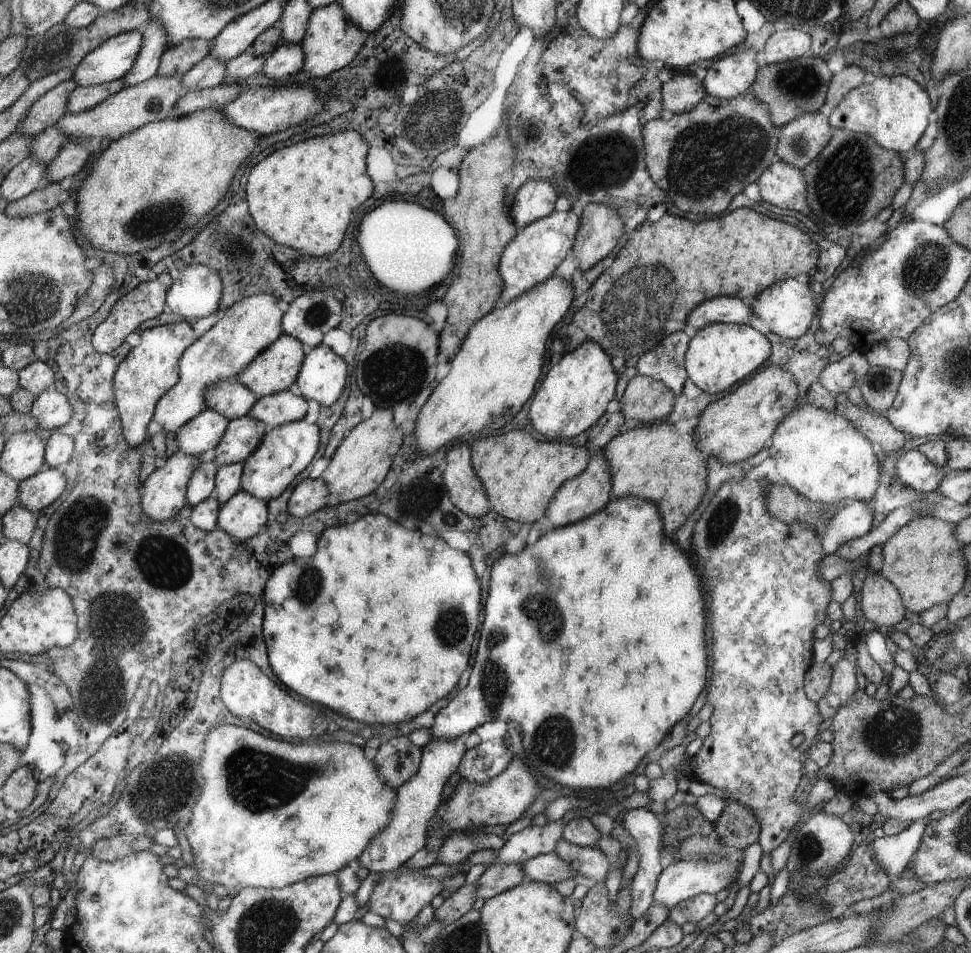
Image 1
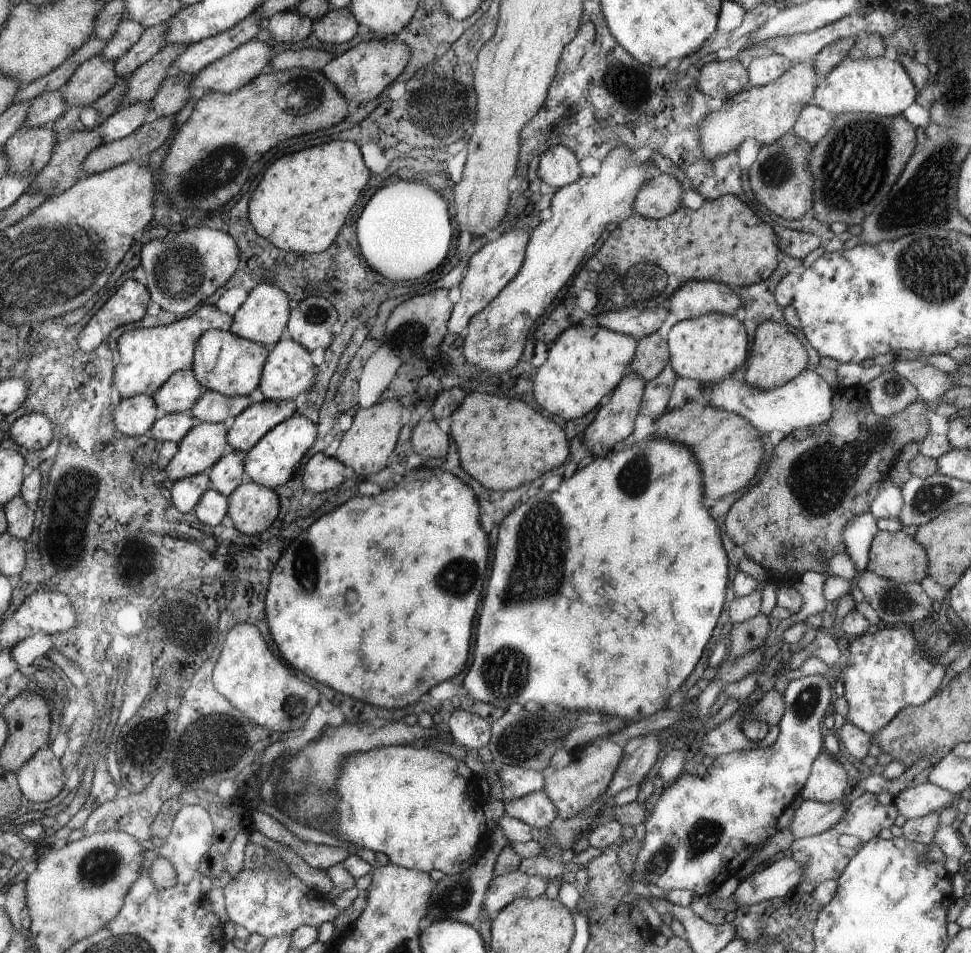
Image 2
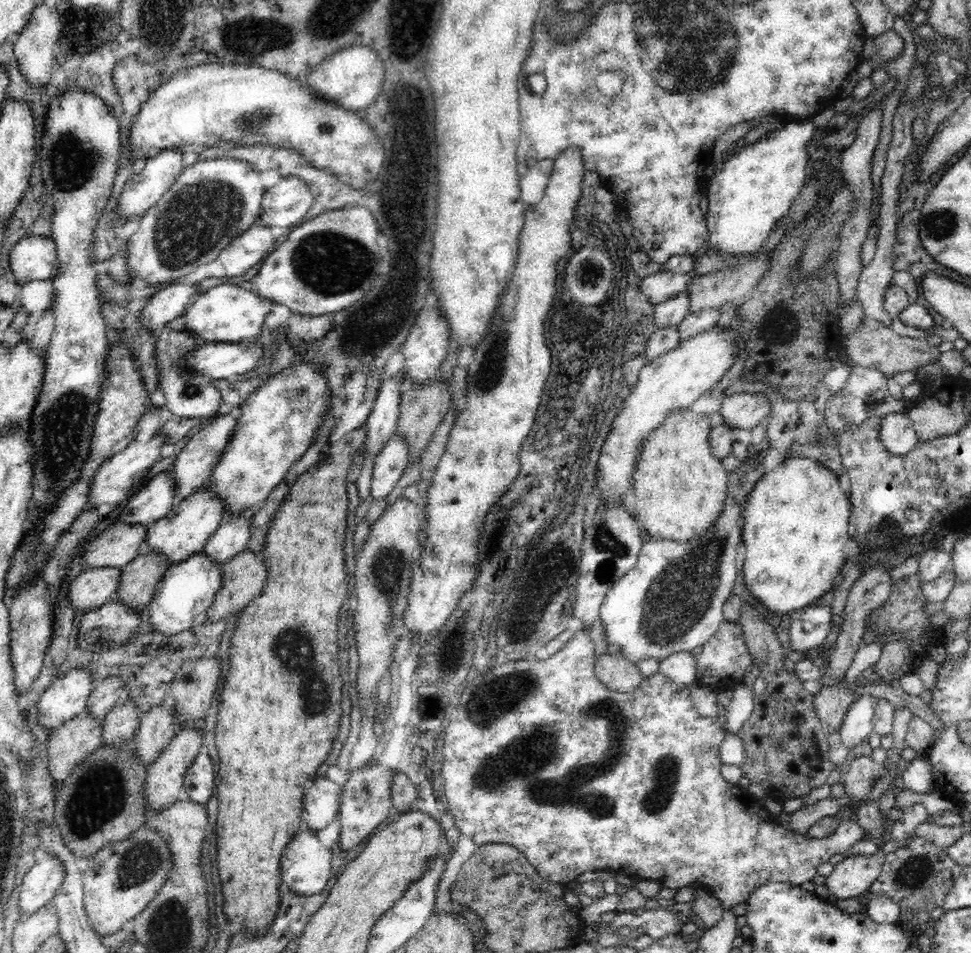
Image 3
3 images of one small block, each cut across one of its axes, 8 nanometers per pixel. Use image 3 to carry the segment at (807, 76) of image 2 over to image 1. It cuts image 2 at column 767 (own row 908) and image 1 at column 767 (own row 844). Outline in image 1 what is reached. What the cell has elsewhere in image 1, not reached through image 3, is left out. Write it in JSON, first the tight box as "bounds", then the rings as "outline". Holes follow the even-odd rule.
{"bounds":[643,94,781,214],"outline":[[[707,94],[704,100],[700,101],[690,112],[675,115],[672,119],[666,121],[661,118],[654,119],[652,122],[647,122],[643,128],[643,141],[645,144],[645,163],[649,173],[653,177],[653,181],[657,183],[662,190],[668,192],[668,196],[673,200],[674,206],[676,206],[676,212],[682,210],[682,212],[692,212],[694,214],[704,214],[704,212],[716,212],[716,214],[724,214],[728,204],[732,202],[732,198],[742,192],[750,182],[758,180],[761,174],[769,168],[770,165],[774,164],[774,156],[776,156],[776,144],[778,144],[779,138],[776,138],[778,130],[781,127],[776,128],[773,123],[772,115],[769,111],[769,106],[756,94],[743,94],[731,99],[721,99],[713,97]]]}

